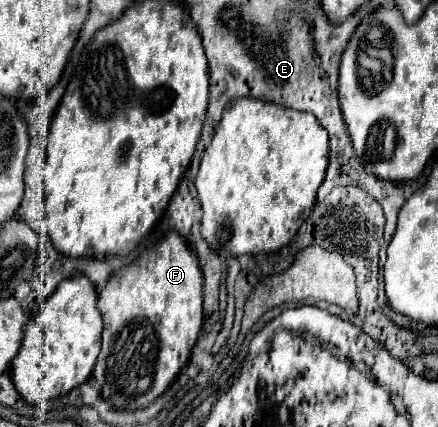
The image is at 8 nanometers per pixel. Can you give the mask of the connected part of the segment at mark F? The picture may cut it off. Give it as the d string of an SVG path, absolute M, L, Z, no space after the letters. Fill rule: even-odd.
M168 232L156 246L146 248L132 264L110 276L104 290L98 294L98 310L102 312L104 332L102 348L94 366L94 378L104 400L120 410L136 410L154 402L170 382L188 364L192 346L204 322L202 312L202 268L194 250L178 232Z

